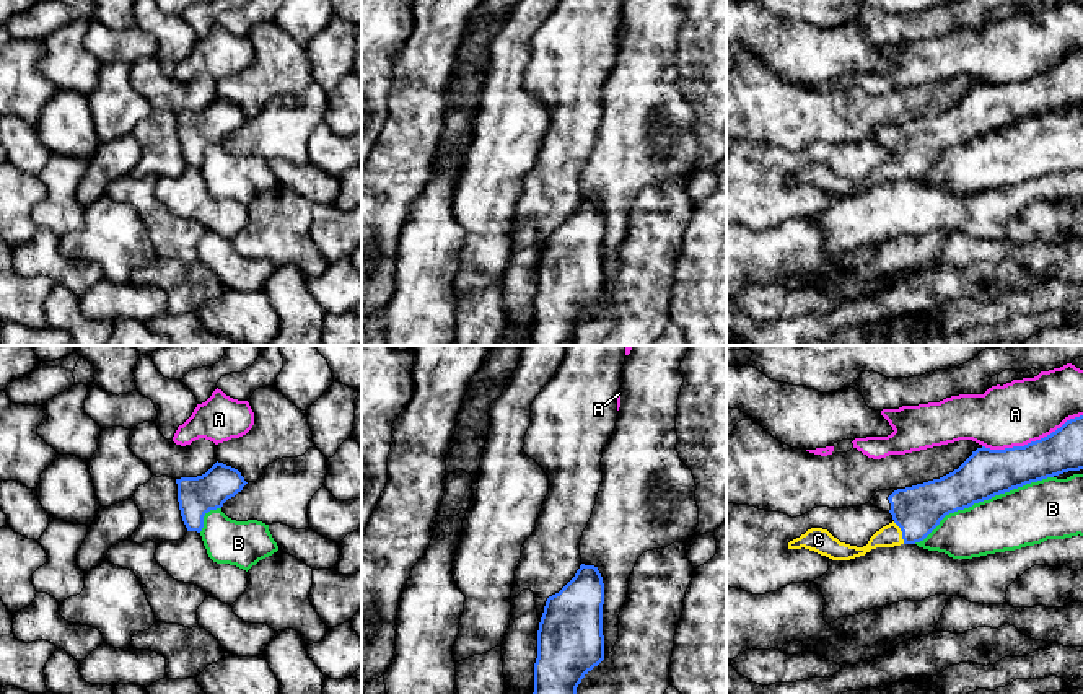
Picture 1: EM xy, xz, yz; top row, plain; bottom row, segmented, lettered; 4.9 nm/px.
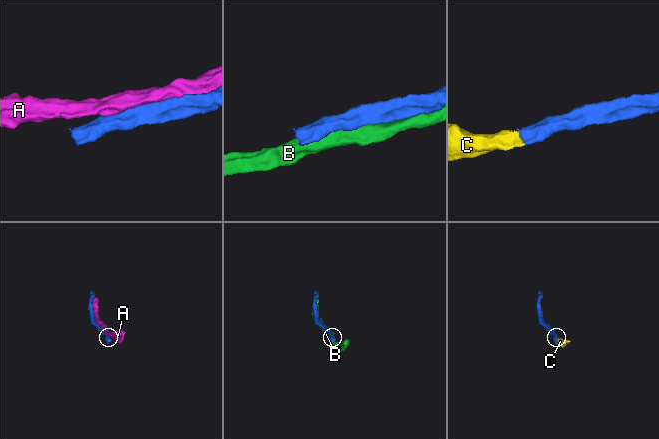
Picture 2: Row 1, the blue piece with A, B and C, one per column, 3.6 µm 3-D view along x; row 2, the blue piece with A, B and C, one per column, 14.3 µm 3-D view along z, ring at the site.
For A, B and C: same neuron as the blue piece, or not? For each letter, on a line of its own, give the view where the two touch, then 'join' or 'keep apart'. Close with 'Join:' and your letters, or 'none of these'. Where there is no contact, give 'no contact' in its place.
A: yz | keep apart
B: yz | keep apart
C: yz | join
Join: C

